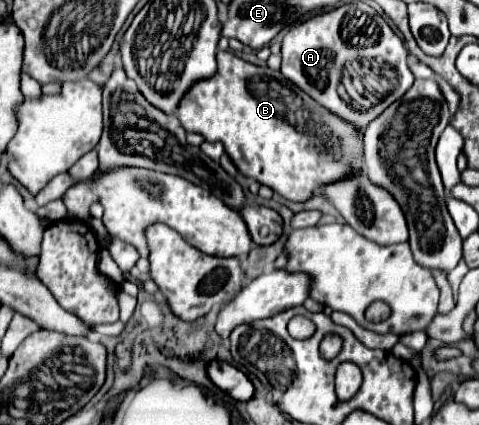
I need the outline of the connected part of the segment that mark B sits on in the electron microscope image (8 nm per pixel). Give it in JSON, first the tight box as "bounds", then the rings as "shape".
{"bounds":[175,51,361,203],"shape":[[[231,51],[217,53],[217,73],[211,79],[195,83],[181,99],[175,115],[179,121],[183,121],[181,125],[185,131],[201,133],[205,141],[221,141],[229,159],[245,177],[251,177],[257,183],[271,187],[287,201],[303,203],[319,193],[323,185],[341,181],[345,177],[355,177],[361,171],[361,129],[349,125],[347,121],[341,121],[341,117],[323,109],[307,93],[287,81],[279,71],[251,65],[235,57]]]}

